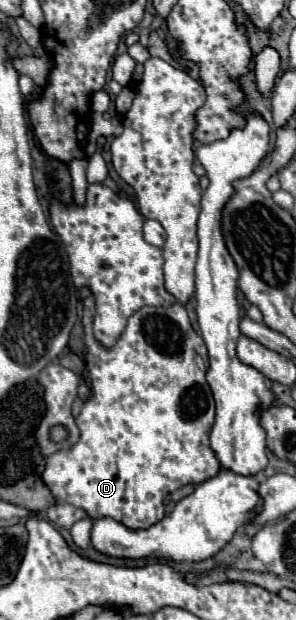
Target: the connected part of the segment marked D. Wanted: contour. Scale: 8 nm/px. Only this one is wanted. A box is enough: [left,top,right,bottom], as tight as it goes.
[42,297,221,529]

